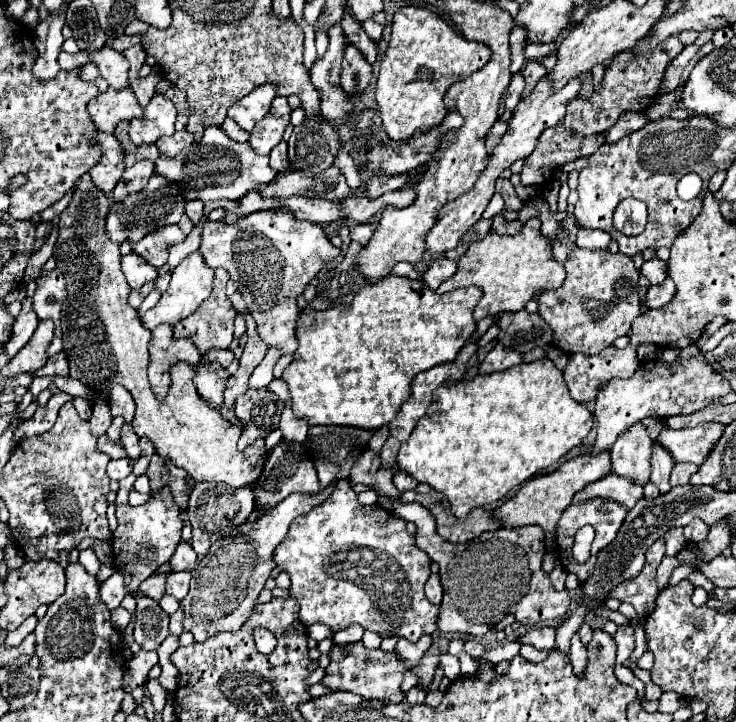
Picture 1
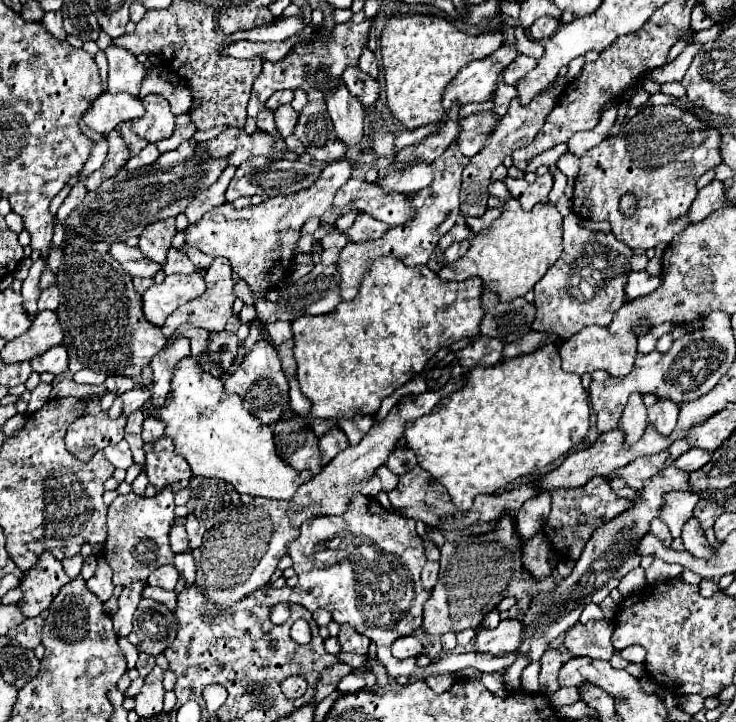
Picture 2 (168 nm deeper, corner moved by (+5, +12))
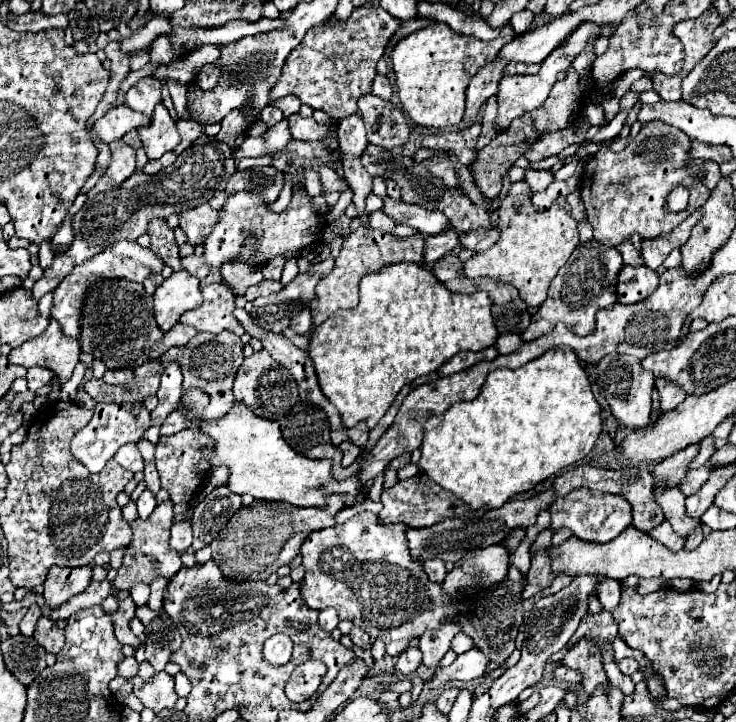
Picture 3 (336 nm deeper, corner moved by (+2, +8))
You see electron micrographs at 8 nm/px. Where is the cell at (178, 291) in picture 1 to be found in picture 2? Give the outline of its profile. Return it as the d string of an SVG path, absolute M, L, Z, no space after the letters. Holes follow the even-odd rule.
M200 272L166 276L162 284L154 284L144 292L144 314L154 326L162 326L176 308L202 296L204 290L206 284Z

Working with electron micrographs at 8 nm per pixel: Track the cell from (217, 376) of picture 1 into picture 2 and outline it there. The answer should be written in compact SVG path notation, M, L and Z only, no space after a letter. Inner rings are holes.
M180 326L176 330L176 334L182 334L182 336L186 336L190 340L194 358L198 358L204 350L208 350L208 332L206 330L196 328L196 326Z

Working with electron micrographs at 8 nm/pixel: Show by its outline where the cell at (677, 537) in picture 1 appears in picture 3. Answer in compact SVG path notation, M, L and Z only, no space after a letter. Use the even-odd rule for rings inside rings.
M707 462L701 466L701 468L697 468L697 470L689 470L689 472L685 472L685 480L683 482L679 482L677 484L677 488L685 494L685 496L691 496L699 486L701 486L701 482L705 482L707 478L709 478L709 472L711 472L711 468L707 466Z

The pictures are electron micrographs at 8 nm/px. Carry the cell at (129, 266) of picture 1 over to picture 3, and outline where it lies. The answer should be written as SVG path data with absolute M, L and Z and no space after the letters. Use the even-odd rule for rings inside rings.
M119 240L117 244L113 244L113 248L107 248L105 252L101 252L101 256L95 256L93 260L87 260L85 264L79 264L67 278L63 278L63 282L55 290L51 316L55 320L59 320L63 332L67 336L77 338L79 336L79 310L81 310L81 300L85 298L85 292L93 288L95 280L103 280L103 278L127 278L127 280L133 280L133 282L143 282L151 274L161 274L163 266L165 266L163 260L159 256L155 256L149 248L143 248L137 242Z

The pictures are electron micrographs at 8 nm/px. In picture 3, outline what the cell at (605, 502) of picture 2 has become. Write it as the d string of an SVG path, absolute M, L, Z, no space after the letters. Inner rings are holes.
M577 488L563 498L557 498L551 508L551 530L557 532L561 528L569 528L571 534L579 540L587 542L609 542L619 536L633 520L631 506L623 496L617 494L603 494L589 488Z

